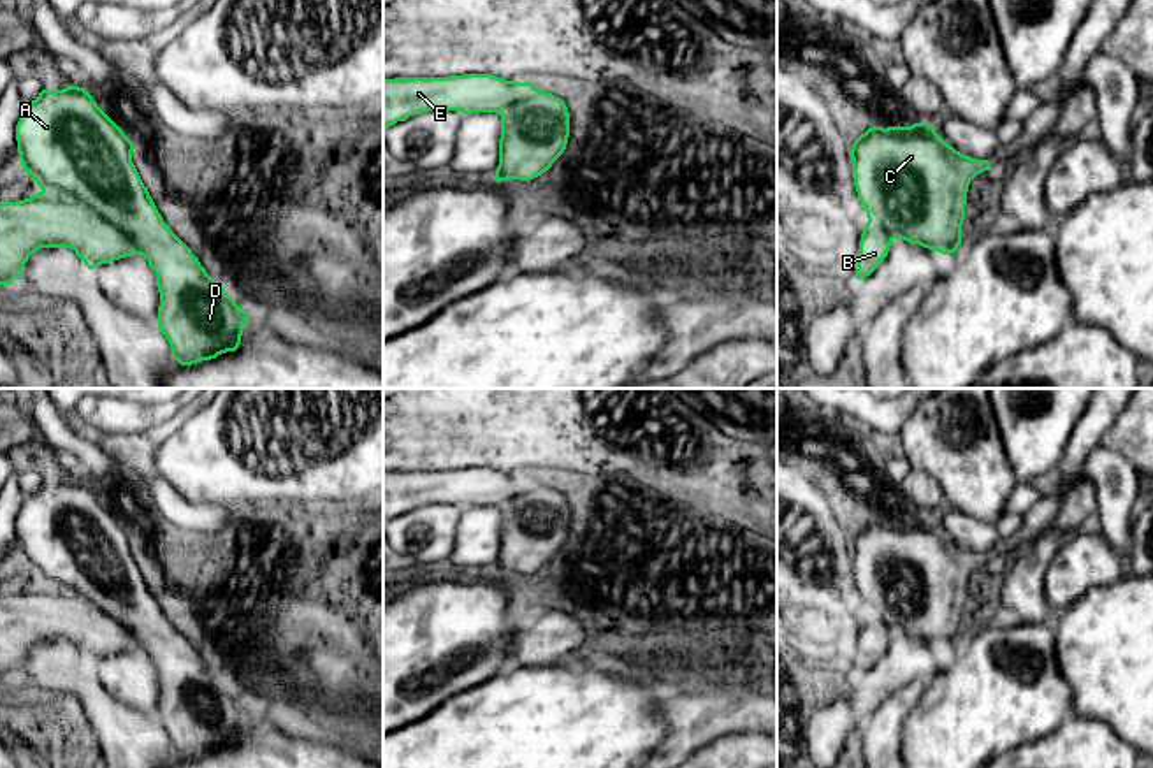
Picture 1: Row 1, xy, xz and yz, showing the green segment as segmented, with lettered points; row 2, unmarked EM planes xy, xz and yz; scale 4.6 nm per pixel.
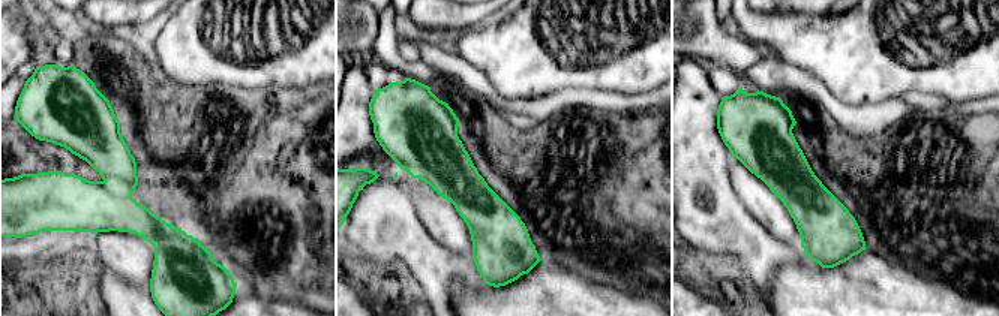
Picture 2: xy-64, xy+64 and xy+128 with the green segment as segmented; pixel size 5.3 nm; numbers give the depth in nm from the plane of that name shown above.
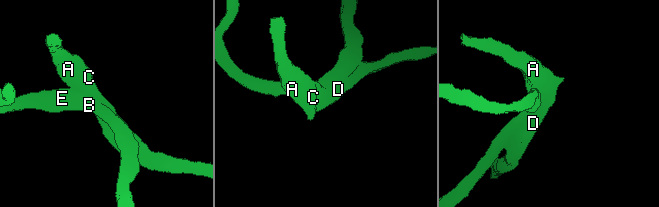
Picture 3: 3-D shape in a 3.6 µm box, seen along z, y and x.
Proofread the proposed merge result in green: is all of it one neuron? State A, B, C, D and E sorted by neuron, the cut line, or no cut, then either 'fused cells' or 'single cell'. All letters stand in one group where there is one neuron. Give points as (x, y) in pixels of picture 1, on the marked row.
A B C D E | no cut | single cell

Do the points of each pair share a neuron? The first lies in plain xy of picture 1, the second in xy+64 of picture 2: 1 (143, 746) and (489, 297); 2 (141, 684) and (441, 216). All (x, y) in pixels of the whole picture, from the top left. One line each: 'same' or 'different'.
1: different
2: same

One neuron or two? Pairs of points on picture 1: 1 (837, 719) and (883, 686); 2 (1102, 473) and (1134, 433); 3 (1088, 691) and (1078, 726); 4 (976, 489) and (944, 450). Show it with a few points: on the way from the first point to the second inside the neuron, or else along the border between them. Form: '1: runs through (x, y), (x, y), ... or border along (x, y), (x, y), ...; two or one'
1: runs through (848, 714), (872, 691); one
2: border along (1099, 443), (1116, 450), (1134, 470); two
3: border along (1074, 712), (1104, 721), (1118, 735); two
4: runs through (974, 480), (953, 459); one

